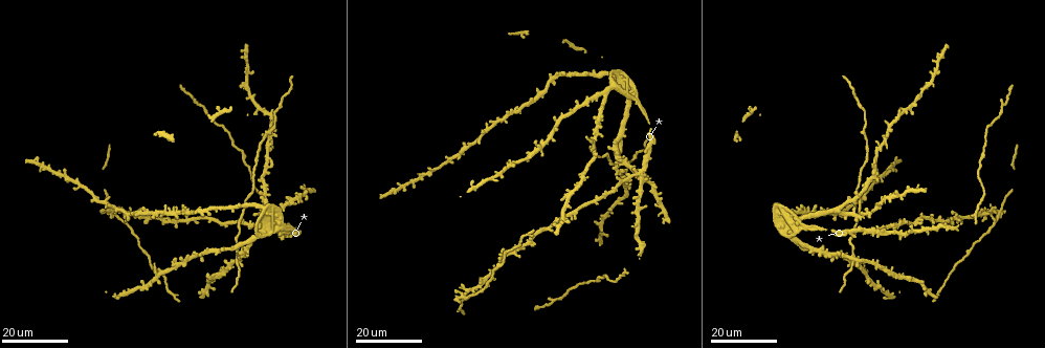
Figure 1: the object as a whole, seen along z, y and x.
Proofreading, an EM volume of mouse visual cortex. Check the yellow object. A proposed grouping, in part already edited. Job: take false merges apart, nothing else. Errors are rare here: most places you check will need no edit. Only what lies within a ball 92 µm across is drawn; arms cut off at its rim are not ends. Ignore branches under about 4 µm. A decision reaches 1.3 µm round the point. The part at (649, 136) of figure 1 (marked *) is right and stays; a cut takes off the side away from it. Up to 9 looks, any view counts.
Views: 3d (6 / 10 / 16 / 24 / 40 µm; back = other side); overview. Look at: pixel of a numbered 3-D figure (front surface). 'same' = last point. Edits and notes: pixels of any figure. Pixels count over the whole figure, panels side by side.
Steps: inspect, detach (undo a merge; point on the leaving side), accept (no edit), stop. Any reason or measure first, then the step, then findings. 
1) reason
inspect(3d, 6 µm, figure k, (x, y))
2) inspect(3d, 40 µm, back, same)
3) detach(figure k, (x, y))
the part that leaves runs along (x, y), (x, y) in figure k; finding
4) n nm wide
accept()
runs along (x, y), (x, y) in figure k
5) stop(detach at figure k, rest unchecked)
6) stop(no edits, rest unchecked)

four-way junction
inspect(3d, 16 µm, figure 1, (640, 176))

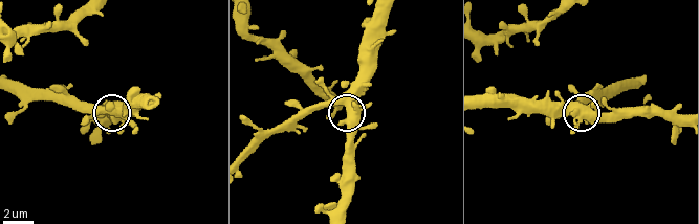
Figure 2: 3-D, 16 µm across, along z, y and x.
inspect(3d, 10 µm, figure 2, (341, 103))

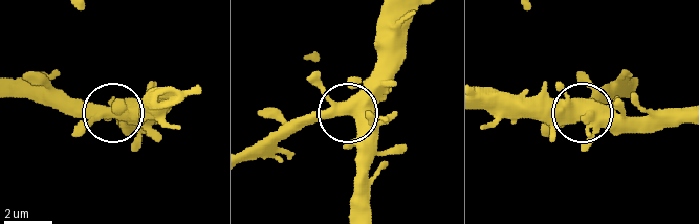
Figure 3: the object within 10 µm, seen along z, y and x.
490 nm wide
accept()
one neuron here

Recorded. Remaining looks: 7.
four or more arms meet
inspect(3d, 16 µm, figure 1, (852, 258))

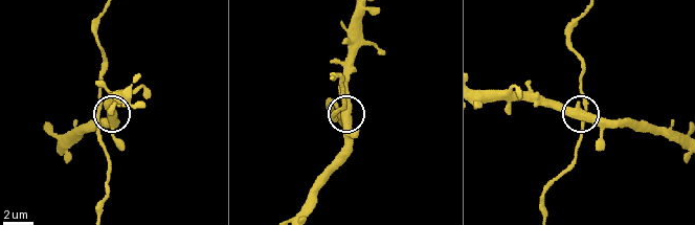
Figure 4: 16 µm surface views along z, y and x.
inspect(3d, 6 µm, figure 4, (346, 115))

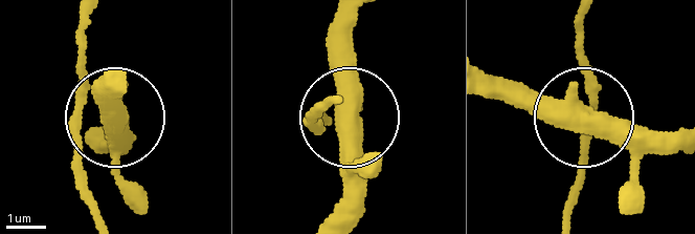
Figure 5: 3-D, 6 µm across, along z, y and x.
4 arms
accept()
runs along (351, 21), (348, 209) in figure 5; continuous, no second neuron

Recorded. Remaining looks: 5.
thick turns thin
inspect(3d, 24 µm, figure 1, (967, 255))

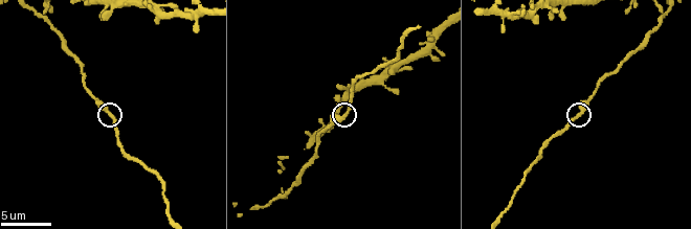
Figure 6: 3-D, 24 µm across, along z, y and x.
inspect(3d, 6 µm, figure 6, (342, 114))

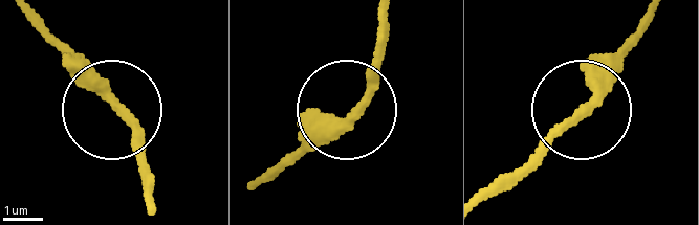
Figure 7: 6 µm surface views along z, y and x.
accept()
all the same neuron

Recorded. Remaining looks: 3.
a fork
inspect(3d, 24 µm, figure 1, (481, 286))

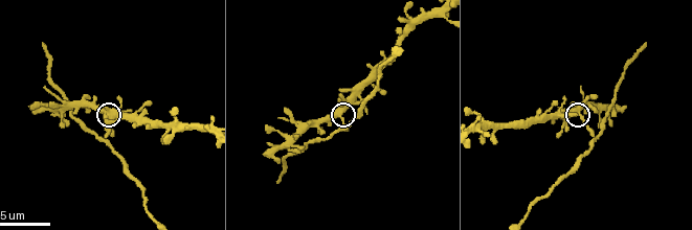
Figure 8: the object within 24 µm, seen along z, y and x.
zoom in
inspect(3d, 6 µm, figure 8, (339, 114))

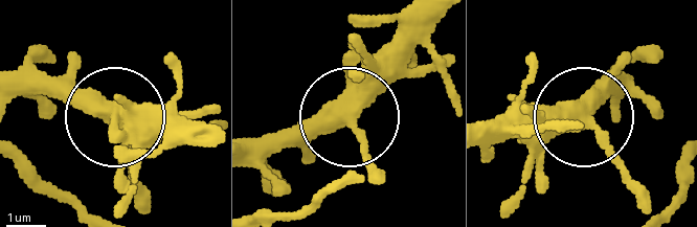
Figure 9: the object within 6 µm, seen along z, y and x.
side arm 9 µm; 3 arms
accept()
continuous, no second neuron

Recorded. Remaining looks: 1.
stop(no edits, rest unchecked)

